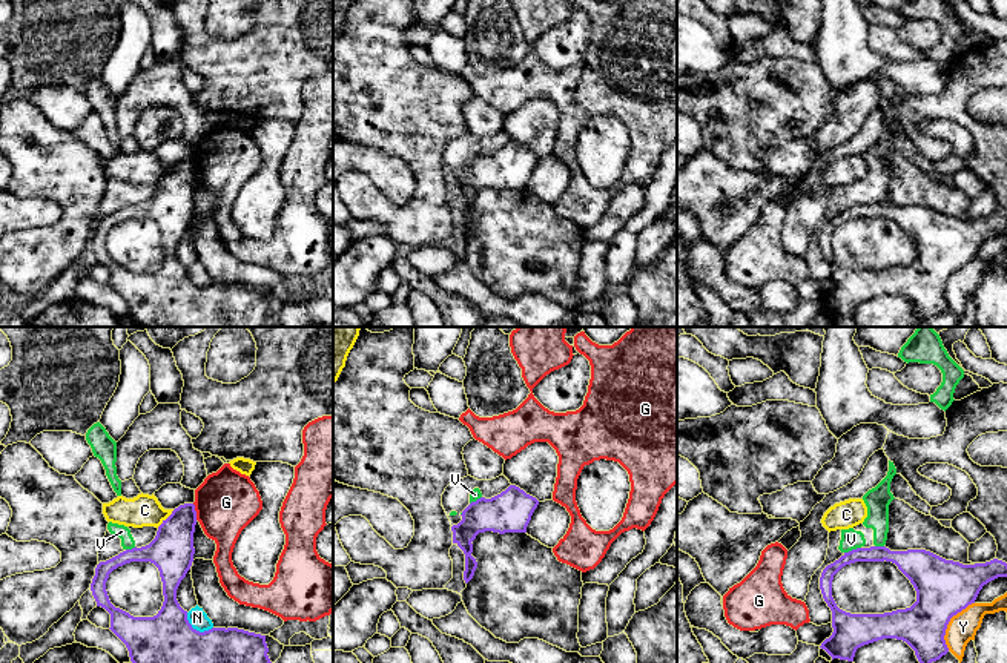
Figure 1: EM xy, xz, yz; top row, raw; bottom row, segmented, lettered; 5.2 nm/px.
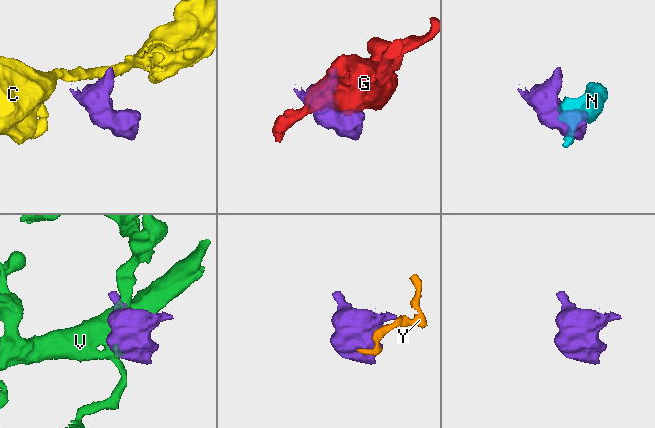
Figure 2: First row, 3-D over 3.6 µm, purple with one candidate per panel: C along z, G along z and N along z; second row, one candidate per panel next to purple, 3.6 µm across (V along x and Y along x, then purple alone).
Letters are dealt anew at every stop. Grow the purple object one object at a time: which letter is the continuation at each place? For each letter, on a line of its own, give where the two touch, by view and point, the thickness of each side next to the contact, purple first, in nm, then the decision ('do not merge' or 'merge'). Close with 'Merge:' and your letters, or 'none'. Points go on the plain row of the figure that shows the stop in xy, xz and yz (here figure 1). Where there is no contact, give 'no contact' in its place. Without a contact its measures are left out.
C: meets purple in xy at (166, 175); 220 nm thick on the purple side, 170 nm on the other; do not merge
G: meets purple in xy at (195, 168); 220 nm thick on the purple side, 320 nm on the other; do not merge
N: meets purple in xy at (195, 286); 440 nm thick on the purple side, 100 nm on the other; do not merge
V: meets purple in yz at (852, 206); 80 nm thick on the purple side, 110 nm on the other; do not merge
Y: meets purple in yz at (947, 280); 300 nm thick on the purple side, 150 nm on the other; do not merge
Merge: none

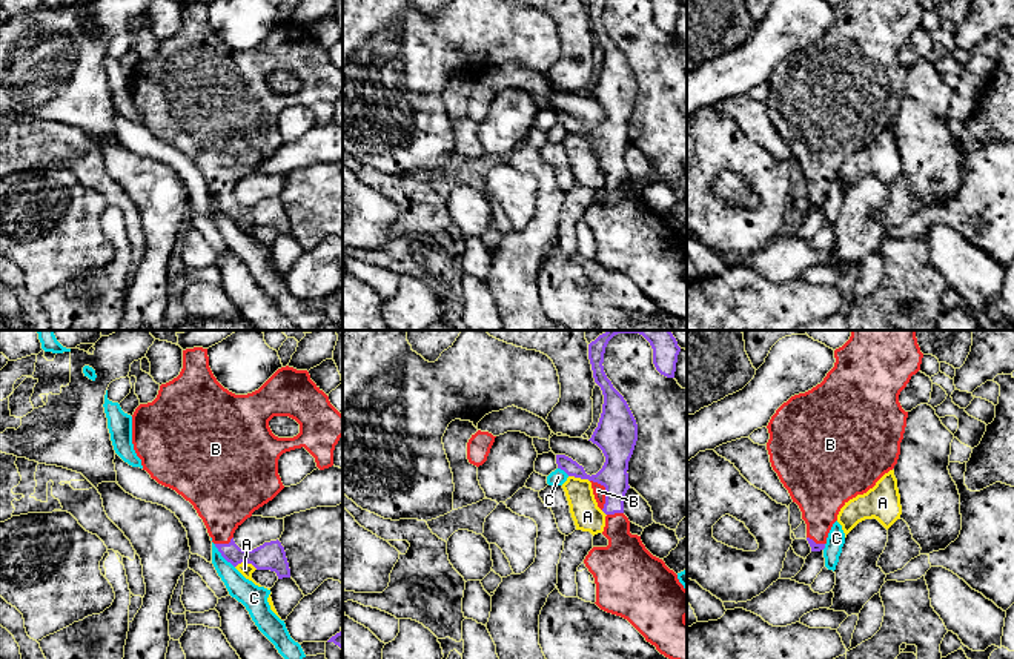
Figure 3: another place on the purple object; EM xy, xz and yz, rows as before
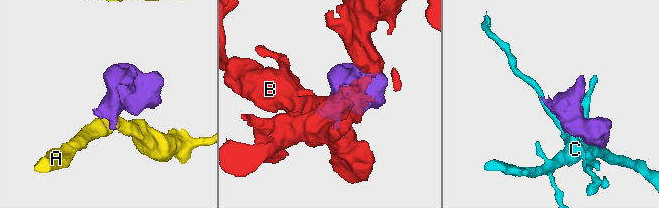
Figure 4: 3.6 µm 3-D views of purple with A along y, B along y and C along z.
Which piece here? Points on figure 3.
A: meets purple in xy at (246, 217); 140 nm thick on the purple side, 70 nm on the other; do not merge
B: meets purple in xz at (606, 148); 170 nm thick on the purple side, 60 nm on the other; merge
C: meets purple in xy at (223, 212); 140 nm thick on the purple side, 120 nm on the other; do not merge
Merge: B

